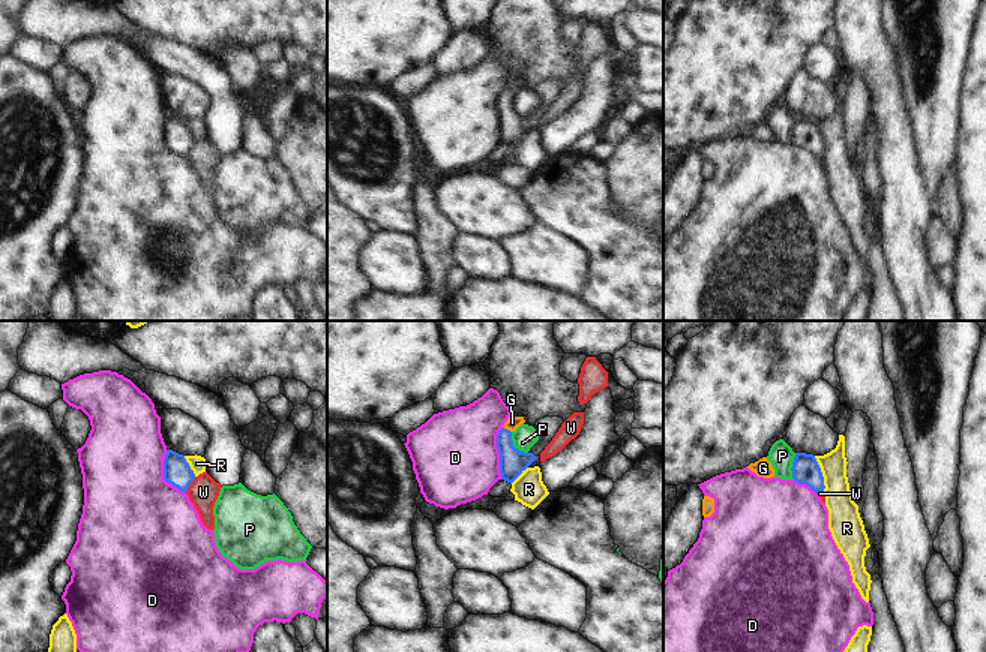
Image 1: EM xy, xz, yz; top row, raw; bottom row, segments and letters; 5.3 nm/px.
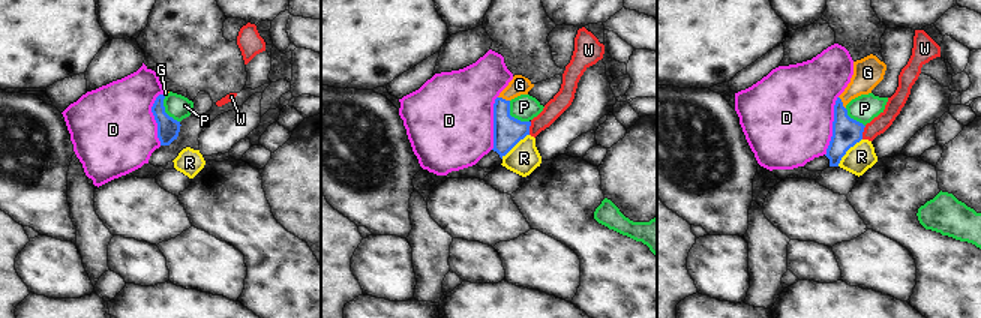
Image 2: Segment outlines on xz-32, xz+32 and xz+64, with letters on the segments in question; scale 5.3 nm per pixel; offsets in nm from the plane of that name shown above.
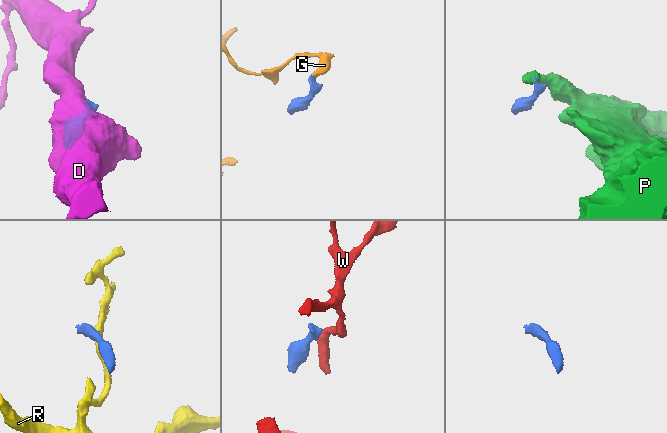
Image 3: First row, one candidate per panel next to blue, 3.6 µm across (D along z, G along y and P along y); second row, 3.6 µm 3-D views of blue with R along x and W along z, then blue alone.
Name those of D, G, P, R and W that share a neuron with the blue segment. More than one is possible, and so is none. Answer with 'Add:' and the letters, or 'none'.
Add: G

